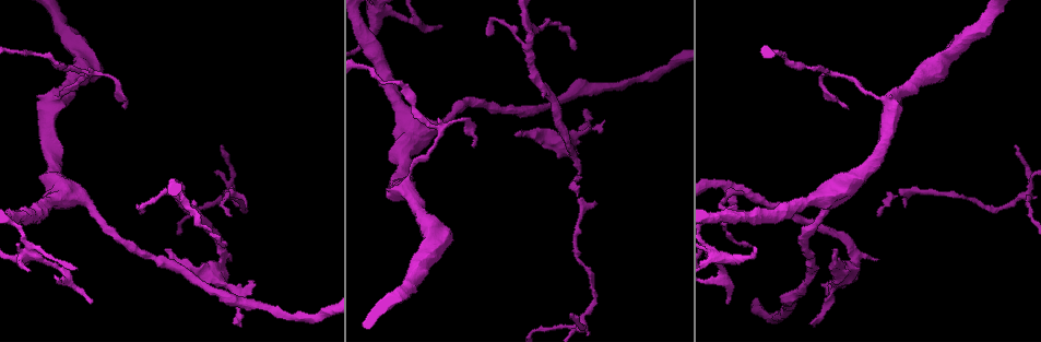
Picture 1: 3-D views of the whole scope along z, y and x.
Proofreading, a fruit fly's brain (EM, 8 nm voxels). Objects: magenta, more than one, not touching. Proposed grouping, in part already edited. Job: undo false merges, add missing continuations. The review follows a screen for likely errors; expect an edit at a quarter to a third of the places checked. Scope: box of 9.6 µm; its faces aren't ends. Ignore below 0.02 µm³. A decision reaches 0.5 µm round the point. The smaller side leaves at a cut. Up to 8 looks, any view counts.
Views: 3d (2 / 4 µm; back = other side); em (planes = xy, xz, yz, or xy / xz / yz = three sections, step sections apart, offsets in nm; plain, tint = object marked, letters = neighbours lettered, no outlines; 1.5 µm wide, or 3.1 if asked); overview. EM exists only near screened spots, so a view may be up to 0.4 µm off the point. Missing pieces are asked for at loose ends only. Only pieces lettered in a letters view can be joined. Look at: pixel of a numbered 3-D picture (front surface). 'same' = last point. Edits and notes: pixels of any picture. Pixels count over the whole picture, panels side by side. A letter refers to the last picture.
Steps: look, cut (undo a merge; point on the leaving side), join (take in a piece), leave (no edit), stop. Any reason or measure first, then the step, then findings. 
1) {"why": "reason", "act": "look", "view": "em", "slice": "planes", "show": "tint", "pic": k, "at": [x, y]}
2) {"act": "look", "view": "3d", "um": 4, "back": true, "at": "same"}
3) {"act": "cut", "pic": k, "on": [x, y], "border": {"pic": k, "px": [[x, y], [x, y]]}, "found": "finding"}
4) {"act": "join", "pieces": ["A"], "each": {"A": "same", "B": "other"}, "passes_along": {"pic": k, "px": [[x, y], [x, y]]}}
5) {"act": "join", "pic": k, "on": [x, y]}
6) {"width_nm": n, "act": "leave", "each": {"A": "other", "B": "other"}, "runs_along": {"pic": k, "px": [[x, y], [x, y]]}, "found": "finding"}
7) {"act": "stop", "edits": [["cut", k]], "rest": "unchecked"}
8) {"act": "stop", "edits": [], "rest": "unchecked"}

{"why": "thin end", "act": "look", "view": "em", "um": 3.1, "slice": "planes", "show": "tint", "pic": 1, "at": [595, 203]}

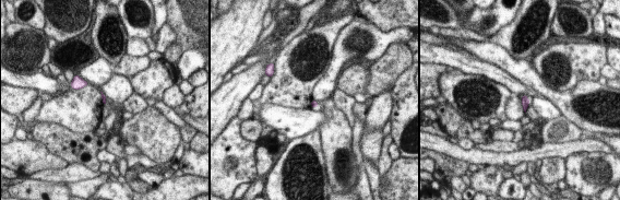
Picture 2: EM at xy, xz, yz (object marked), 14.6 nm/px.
{"act": "look", "view": "em", "um": 3.1, "slice": "planes", "show": "letters", "at": "same"}

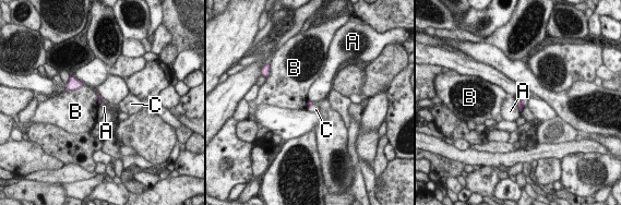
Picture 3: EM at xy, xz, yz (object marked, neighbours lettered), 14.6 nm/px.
{"act": "leave", "each": {"A": "other", "B": "other", "C": "other"}, "border": {"pic": 3, "px": [[516, 98], [516, 105], [521, 112]]}, "found": "no lettered piece goes on from it"}

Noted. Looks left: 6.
{"why": "free end", "act": "look", "view": "em", "slice": "planes", "show": "letters", "pic": 1, "at": [137, 204]}

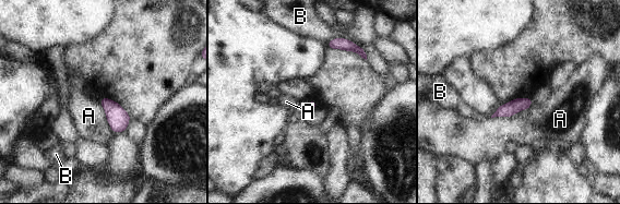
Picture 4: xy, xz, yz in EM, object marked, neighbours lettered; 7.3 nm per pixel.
{"act": "leave", "each": {"A": "other", "B": "other"}, "border": {"pic": 4, "px": [[533, 103], [510, 116], [490, 117]]}, "found": "none of them fits"}

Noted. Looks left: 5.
{"why": "branch stops here", "act": "look", "view": "3d", "um": 2, "pic": 1, "at": [441, 25]}

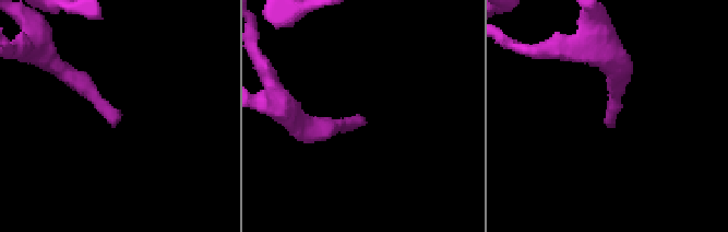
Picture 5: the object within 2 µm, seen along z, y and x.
{"act": "look", "view": "em", "slice": "planes", "show": "letters", "pic": 5, "at": [363, 118]}

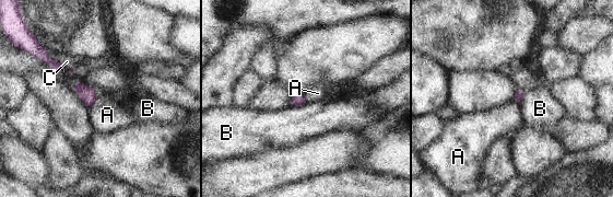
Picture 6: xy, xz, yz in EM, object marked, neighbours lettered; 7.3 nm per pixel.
{"act": "leave", "each": {"A": "other", "B": "other", "C": "other"}, "border": {"pic": 6, "px": [[98, 97], [90, 108]]}, "found": "none of them fits"}

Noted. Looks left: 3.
{"act": "stop", "edits": [], "rest": "unchecked"}

